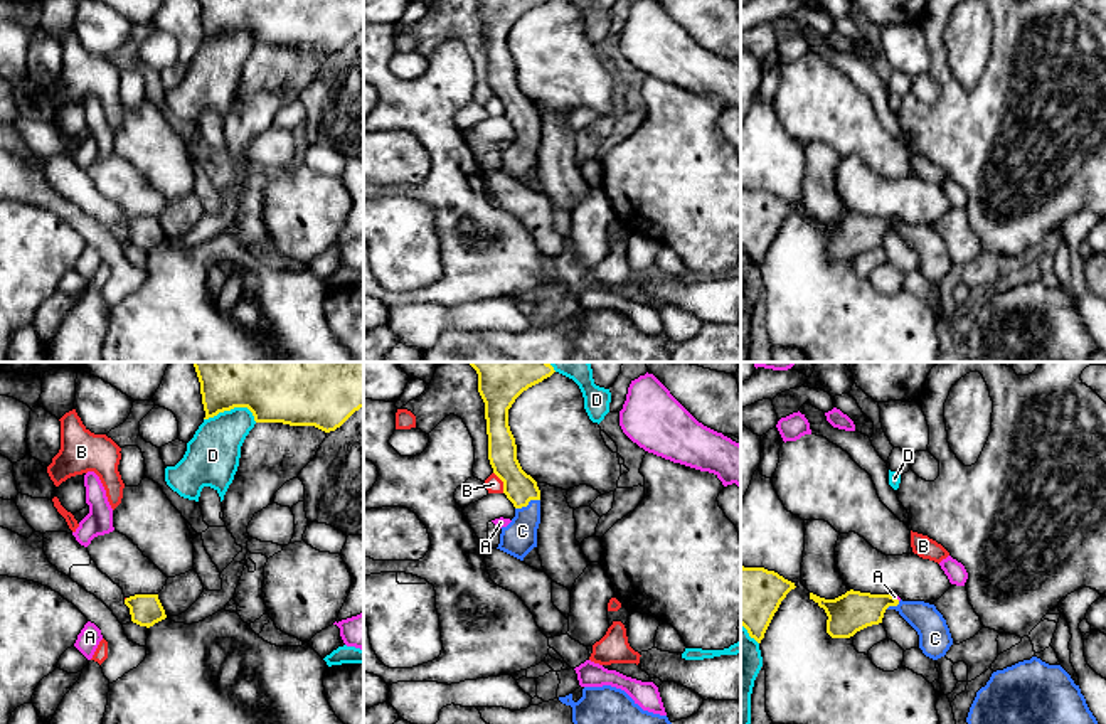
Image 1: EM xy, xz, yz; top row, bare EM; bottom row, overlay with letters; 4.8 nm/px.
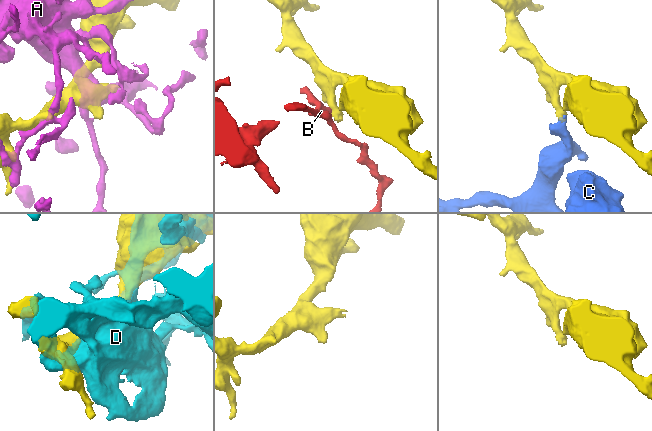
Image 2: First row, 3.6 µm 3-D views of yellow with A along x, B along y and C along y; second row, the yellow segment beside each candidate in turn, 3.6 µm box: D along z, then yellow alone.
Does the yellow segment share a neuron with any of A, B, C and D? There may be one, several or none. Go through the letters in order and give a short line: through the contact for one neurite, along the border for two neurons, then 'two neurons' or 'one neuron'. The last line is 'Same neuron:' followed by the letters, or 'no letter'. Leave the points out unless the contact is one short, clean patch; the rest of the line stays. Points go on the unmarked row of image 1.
A: two neurons
B: xz (494, 95), (502, 105), (504, 115) | two neurons
C: xz (519, 110), (527, 127), (527, 142), (519, 160) | one neuron
D: two neurons
Same neuron: C

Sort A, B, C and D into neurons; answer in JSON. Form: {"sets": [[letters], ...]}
{"sets": [["A"], ["B"], ["C"], ["D"]]}

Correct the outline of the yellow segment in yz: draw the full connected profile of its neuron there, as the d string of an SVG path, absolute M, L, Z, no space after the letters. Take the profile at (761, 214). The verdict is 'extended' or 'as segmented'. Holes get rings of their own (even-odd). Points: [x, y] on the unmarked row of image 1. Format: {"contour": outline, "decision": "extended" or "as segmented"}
{"contour": "M741 189L741 248L758 266L795 205L764 190Z", "decision": "as segmented"}

